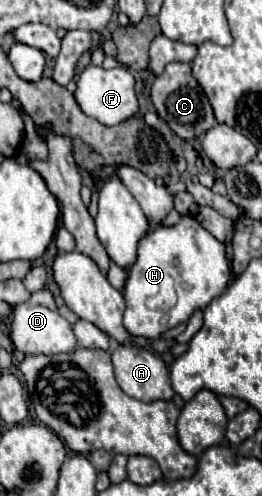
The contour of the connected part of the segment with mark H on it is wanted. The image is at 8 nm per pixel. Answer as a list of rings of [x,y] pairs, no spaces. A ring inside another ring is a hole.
[[[192,214],[180,216],[180,222],[174,226],[156,226],[146,232],[146,236],[138,244],[138,260],[132,264],[128,272],[128,280],[124,286],[126,298],[126,312],[124,312],[124,326],[132,336],[144,336],[156,340],[162,332],[188,322],[196,310],[204,310],[214,298],[222,296],[228,280],[230,280],[230,262],[226,258],[226,246],[216,240]],[[148,300],[176,300],[174,306],[148,306]]]

